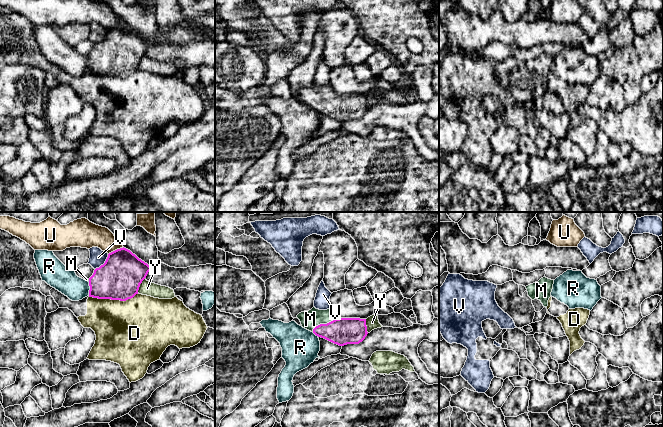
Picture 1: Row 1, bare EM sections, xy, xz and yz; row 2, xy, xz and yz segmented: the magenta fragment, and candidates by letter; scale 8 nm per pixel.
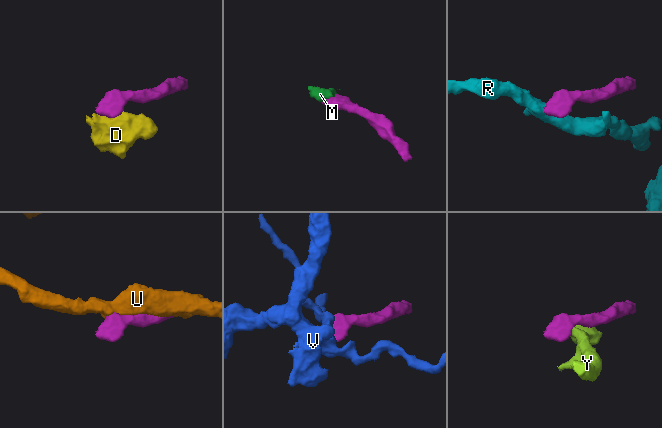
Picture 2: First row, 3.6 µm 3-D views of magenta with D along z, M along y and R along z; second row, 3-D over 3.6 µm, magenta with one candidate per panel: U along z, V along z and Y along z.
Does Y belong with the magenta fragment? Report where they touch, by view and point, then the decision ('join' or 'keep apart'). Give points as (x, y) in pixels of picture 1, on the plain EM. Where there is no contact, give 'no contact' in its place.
contact xy (139, 61); keep apart

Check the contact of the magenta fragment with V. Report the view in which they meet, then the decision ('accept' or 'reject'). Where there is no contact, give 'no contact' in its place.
xy | reject

